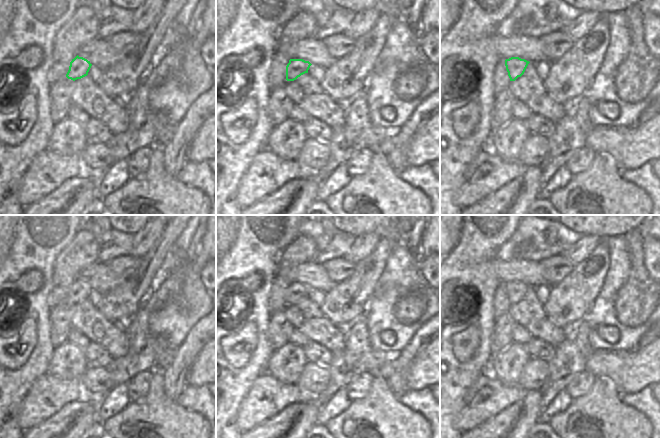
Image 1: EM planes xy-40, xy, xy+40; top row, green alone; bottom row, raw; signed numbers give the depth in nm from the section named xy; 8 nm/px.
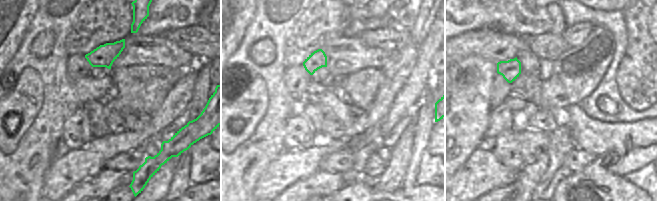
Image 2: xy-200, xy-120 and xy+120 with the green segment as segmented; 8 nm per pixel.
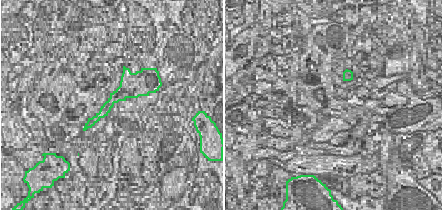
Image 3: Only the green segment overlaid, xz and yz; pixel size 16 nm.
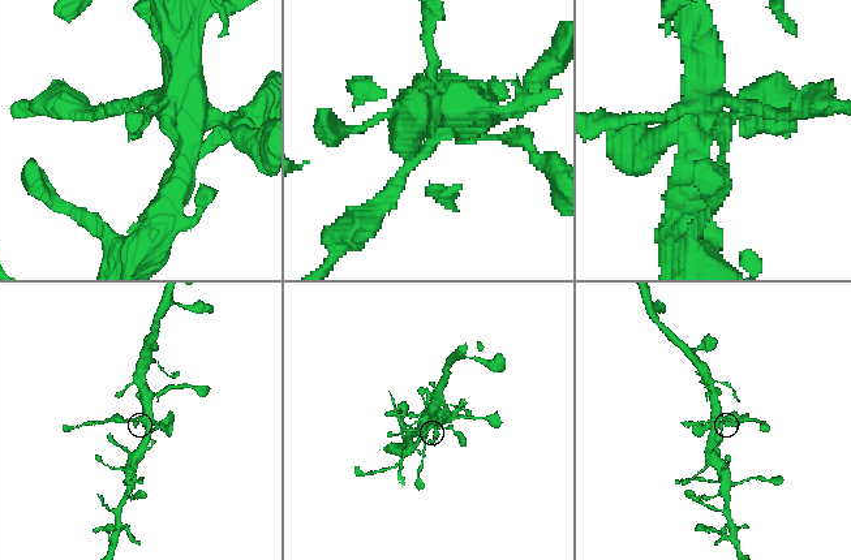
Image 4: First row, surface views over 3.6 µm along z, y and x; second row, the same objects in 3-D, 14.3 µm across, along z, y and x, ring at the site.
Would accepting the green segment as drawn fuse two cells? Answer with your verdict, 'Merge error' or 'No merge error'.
Merge error

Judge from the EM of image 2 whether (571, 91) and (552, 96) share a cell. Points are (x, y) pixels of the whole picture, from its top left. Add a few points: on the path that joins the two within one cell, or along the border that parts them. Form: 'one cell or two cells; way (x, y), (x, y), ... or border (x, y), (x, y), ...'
one cell; way (566, 91), (557, 92)

